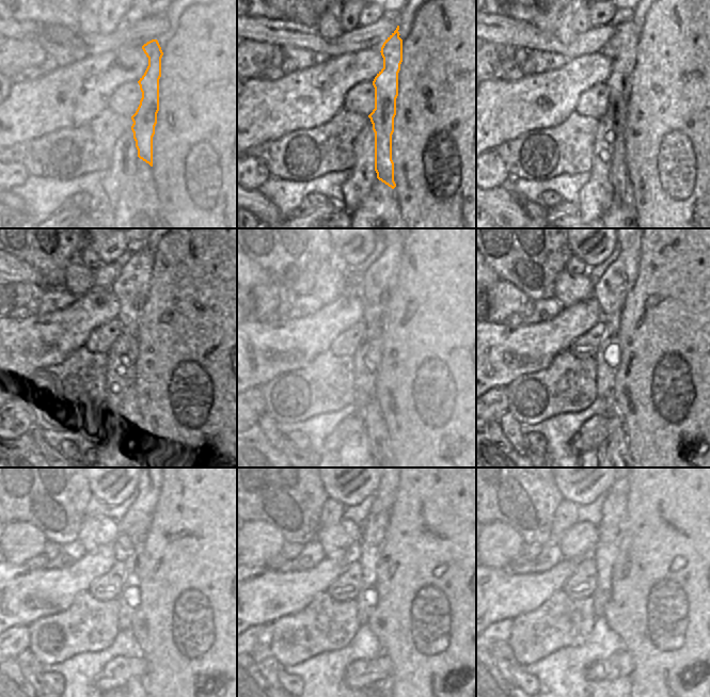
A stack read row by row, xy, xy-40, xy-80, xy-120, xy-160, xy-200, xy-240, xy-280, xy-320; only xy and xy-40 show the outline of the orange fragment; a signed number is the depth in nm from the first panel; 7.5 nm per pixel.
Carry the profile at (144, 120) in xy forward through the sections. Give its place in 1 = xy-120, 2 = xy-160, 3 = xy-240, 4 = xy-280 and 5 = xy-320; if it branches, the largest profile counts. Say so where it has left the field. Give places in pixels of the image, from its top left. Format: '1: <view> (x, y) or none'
1: xy-120 (131, 288)
2: xy-160 (373, 288)
3: xy-240 (142, 509)
4: xy-280 (383, 500)
5: xy-320 (624, 489)

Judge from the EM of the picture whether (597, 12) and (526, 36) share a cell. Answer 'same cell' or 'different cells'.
different cells

